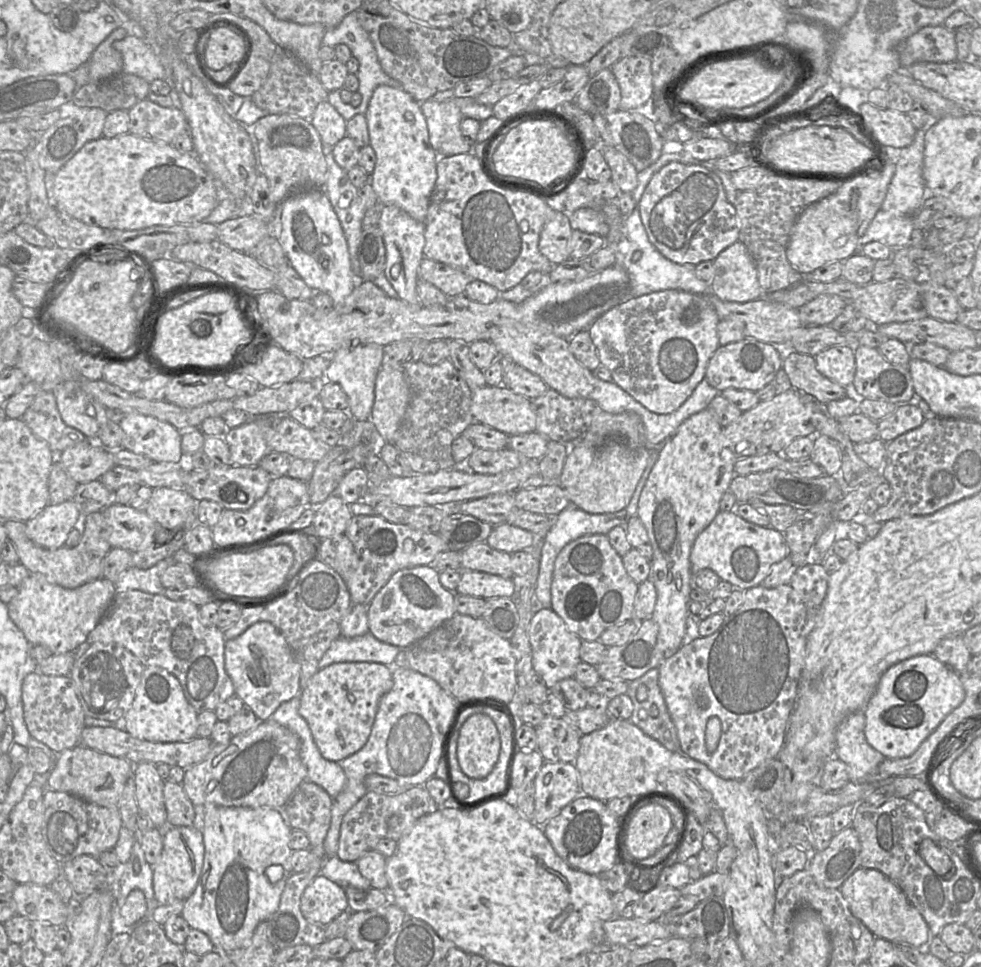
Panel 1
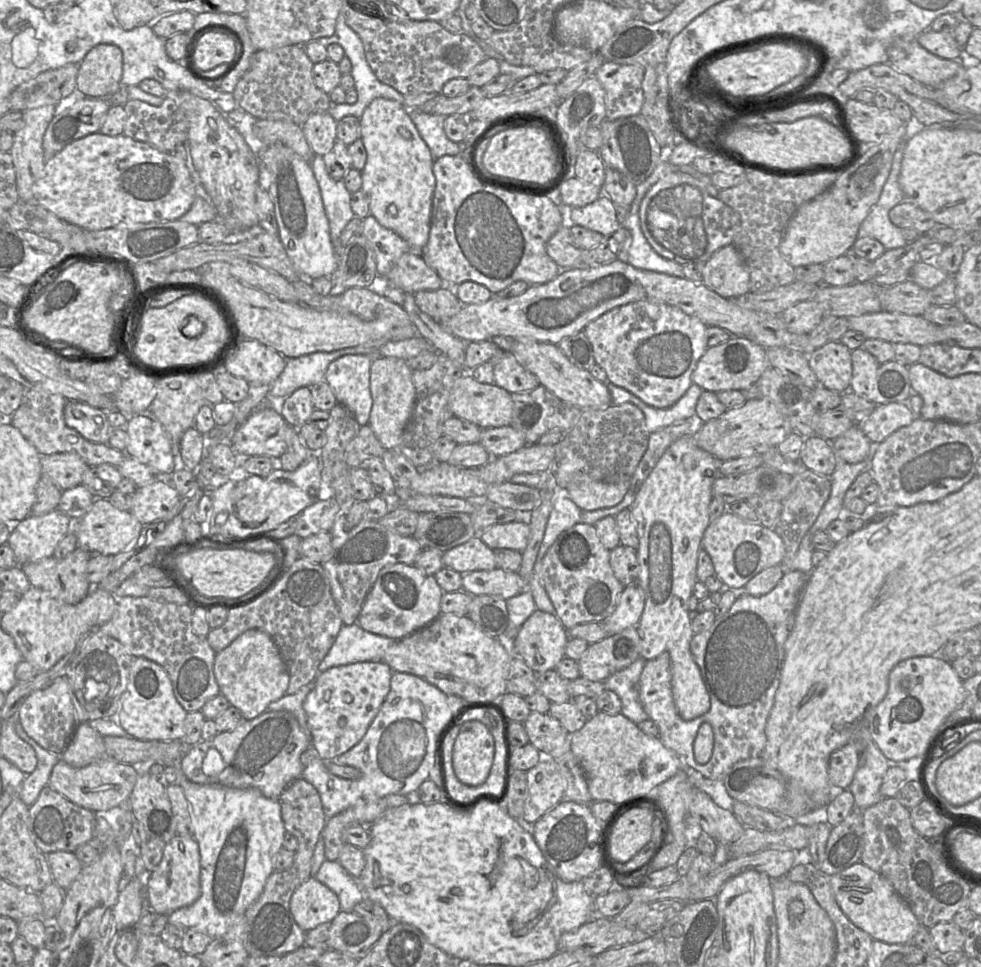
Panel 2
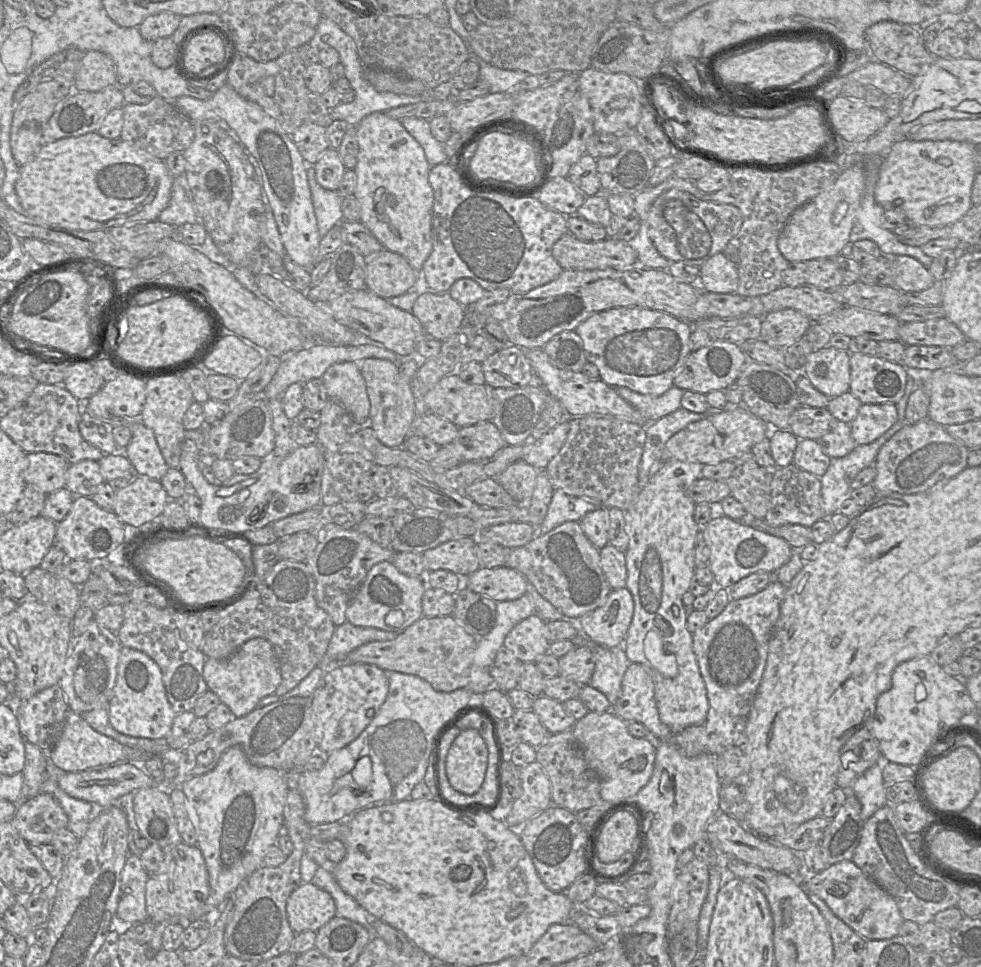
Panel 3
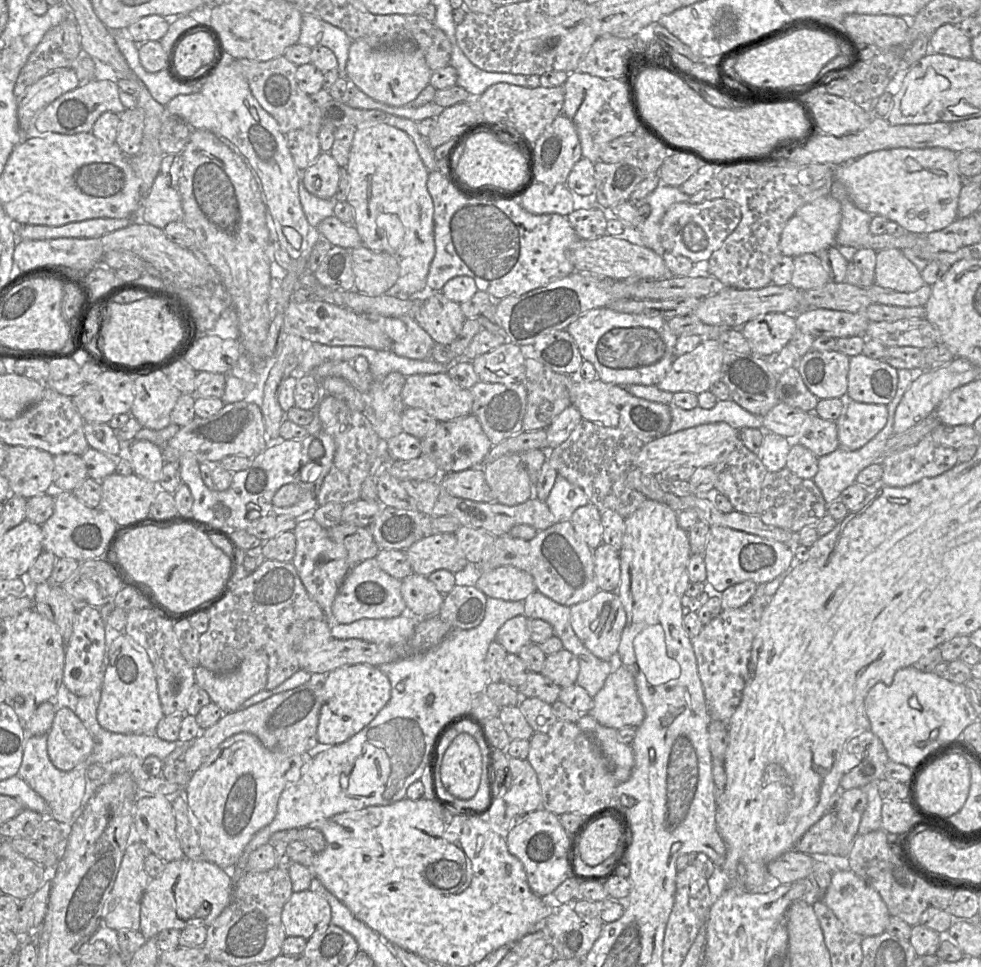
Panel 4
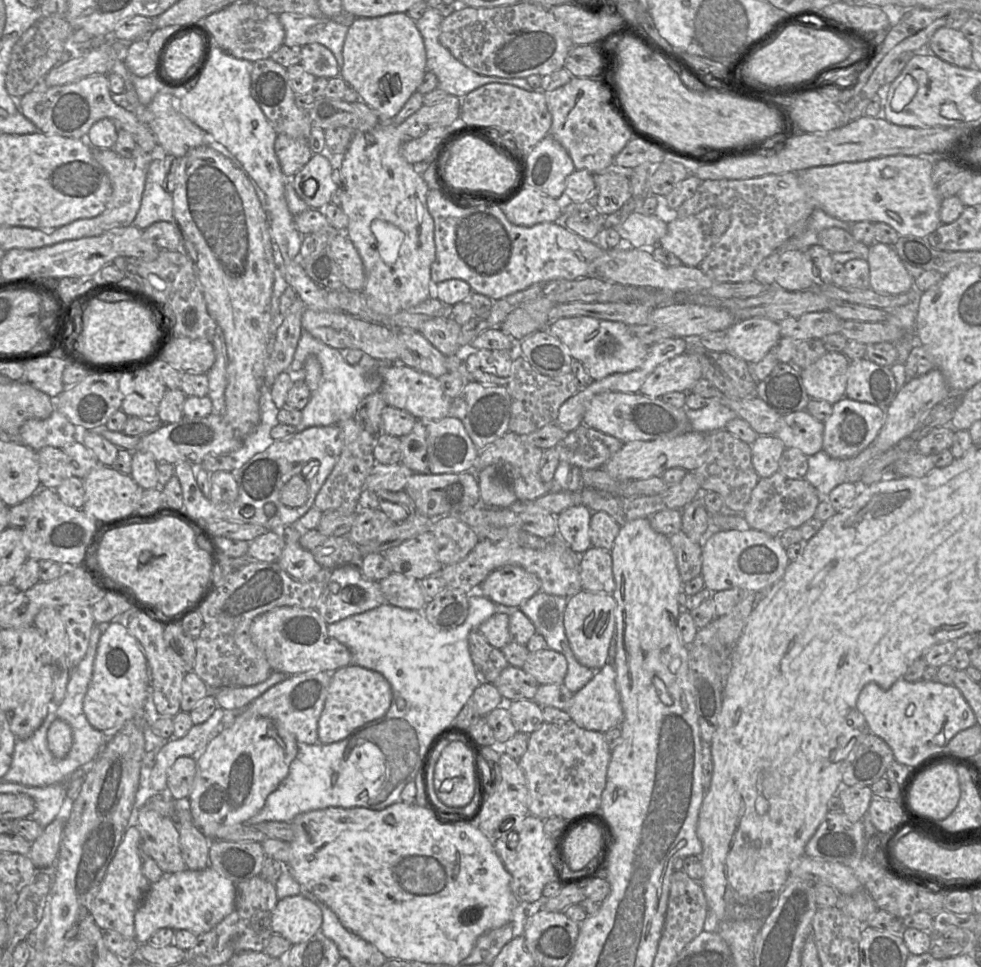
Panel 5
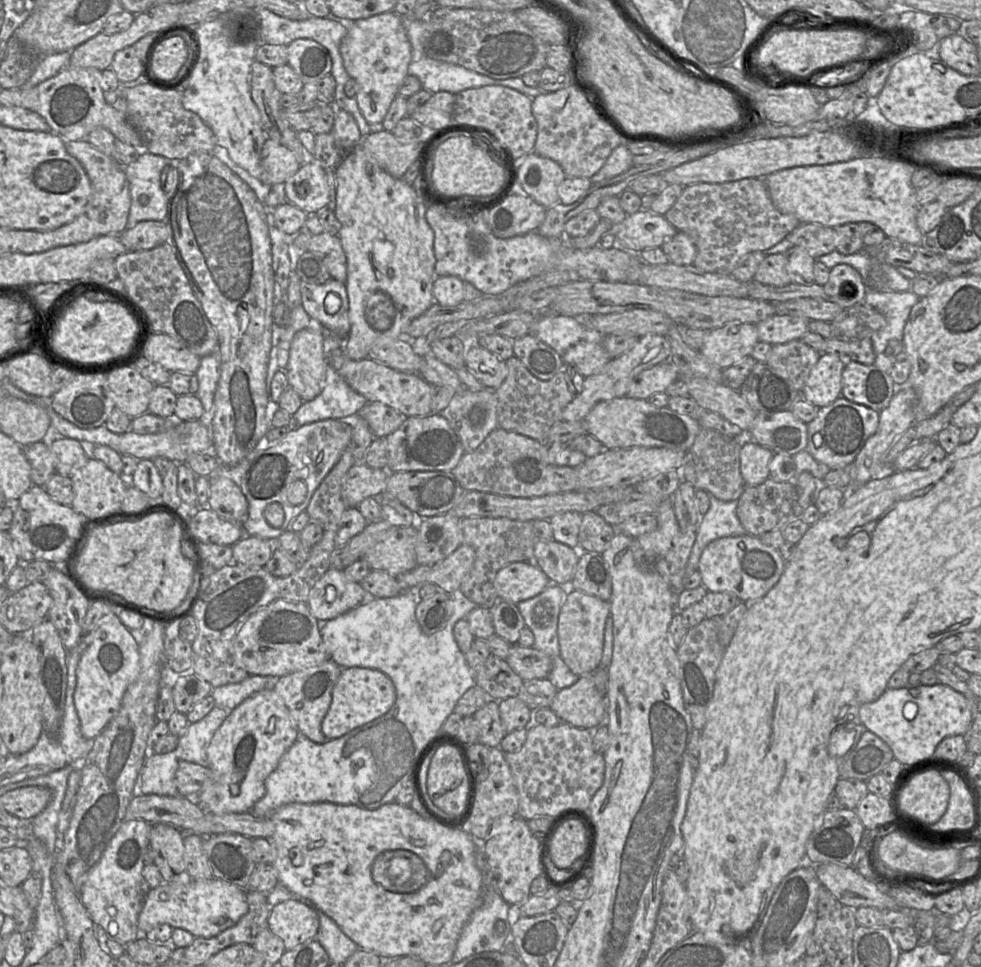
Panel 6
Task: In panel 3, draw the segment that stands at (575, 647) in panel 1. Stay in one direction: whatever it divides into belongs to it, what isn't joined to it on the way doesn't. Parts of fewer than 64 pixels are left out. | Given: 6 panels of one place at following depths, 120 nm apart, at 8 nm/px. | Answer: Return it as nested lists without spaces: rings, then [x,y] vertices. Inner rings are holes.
[[[533,614],[519,622],[505,637],[503,647],[521,662],[535,663],[549,653],[547,621]]]

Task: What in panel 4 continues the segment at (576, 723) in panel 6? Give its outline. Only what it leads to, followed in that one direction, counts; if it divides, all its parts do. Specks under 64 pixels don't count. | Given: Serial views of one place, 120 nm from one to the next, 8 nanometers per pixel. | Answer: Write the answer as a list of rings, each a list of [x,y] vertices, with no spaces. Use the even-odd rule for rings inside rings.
[[[623,665],[611,673],[602,689],[593,697],[594,706],[588,712],[598,723],[619,730],[625,726],[638,727],[645,718],[645,710],[639,699],[635,679]]]

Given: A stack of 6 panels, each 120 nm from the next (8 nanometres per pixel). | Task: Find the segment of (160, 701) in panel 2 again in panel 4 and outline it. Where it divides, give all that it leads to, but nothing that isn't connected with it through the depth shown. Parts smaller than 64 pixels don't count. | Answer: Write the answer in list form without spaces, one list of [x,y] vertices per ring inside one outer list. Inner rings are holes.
[[[106,624],[105,672],[101,688],[101,698],[97,709],[97,720],[102,728],[119,734],[156,733],[158,723],[164,717],[162,711],[156,675],[146,651],[125,633],[110,631]]]

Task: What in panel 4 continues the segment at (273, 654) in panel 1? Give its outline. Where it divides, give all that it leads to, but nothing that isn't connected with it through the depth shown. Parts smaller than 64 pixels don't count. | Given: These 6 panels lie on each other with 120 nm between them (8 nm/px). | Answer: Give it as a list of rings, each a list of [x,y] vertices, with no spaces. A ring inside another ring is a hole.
[[[263,650],[256,651],[247,656],[235,671],[228,674],[217,675],[201,665],[195,668],[196,684],[208,693],[211,701],[218,705],[224,713],[238,711],[247,699],[265,690],[267,676],[268,656]]]

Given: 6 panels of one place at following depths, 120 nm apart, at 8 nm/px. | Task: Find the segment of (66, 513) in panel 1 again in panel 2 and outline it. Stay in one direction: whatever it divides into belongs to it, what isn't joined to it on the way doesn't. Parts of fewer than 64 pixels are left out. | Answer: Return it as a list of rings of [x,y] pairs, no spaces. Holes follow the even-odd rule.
[[[59,509],[39,516],[29,514],[12,530],[7,540],[14,552],[17,566],[52,557],[58,543],[70,531],[71,527],[71,518]]]

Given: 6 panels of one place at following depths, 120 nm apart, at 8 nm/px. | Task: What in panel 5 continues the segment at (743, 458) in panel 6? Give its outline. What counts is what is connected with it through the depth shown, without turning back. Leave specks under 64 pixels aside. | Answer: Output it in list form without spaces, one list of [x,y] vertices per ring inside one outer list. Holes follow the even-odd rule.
[[[762,435],[750,445],[752,465],[760,478],[768,478],[779,470],[779,460],[786,449],[775,435]]]

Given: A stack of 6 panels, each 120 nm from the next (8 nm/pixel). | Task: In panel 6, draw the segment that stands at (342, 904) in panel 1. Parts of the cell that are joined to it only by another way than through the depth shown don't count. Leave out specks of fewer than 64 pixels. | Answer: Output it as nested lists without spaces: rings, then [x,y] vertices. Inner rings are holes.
[[[285,900],[271,907],[268,929],[292,950],[300,944],[316,939],[319,929],[317,912],[300,900]]]

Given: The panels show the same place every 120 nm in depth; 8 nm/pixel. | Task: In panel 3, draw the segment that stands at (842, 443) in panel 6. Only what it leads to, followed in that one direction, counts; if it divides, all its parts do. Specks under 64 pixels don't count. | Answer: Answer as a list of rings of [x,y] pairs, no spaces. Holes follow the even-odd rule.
[[[893,403],[862,404],[856,418],[850,423],[851,436],[857,446],[870,444],[888,431],[897,420],[897,408]]]

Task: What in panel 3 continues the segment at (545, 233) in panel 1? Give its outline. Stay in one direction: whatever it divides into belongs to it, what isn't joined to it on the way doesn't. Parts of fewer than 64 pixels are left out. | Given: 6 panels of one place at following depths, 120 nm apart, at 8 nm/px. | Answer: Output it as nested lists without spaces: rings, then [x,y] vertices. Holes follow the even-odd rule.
[[[570,232],[554,243],[552,255],[563,270],[633,270],[640,266],[628,242],[609,237],[597,242],[582,241]]]

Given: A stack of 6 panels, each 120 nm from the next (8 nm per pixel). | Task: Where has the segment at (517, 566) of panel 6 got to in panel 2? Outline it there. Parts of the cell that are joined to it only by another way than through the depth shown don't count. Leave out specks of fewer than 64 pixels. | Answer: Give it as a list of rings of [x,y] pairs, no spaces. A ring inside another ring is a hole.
[[[495,568],[461,575],[461,590],[471,596],[489,595],[507,600],[522,592],[522,580],[518,572]]]

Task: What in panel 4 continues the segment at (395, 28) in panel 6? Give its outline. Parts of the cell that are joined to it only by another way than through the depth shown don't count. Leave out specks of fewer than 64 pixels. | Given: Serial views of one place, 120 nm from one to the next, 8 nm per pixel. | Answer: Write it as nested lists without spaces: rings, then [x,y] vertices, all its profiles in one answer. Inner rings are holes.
[[[357,39],[349,48],[347,79],[372,99],[389,106],[412,103],[429,84],[431,73],[423,52],[413,45],[374,48],[364,39]]]

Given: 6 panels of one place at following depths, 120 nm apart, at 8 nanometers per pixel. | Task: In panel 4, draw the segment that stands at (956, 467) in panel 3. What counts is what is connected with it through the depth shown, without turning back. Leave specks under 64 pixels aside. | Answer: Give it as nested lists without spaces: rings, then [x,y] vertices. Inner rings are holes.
[[[926,436],[917,444],[882,459],[881,483],[889,487],[906,487],[923,478],[939,476],[957,463],[955,449],[938,445]]]

